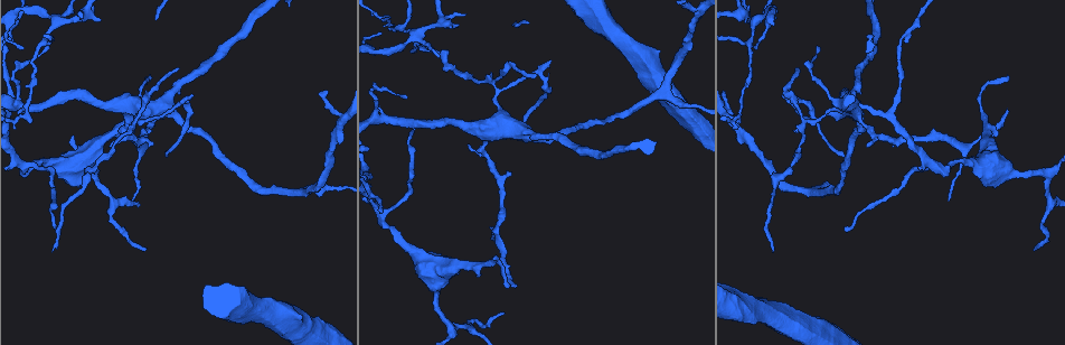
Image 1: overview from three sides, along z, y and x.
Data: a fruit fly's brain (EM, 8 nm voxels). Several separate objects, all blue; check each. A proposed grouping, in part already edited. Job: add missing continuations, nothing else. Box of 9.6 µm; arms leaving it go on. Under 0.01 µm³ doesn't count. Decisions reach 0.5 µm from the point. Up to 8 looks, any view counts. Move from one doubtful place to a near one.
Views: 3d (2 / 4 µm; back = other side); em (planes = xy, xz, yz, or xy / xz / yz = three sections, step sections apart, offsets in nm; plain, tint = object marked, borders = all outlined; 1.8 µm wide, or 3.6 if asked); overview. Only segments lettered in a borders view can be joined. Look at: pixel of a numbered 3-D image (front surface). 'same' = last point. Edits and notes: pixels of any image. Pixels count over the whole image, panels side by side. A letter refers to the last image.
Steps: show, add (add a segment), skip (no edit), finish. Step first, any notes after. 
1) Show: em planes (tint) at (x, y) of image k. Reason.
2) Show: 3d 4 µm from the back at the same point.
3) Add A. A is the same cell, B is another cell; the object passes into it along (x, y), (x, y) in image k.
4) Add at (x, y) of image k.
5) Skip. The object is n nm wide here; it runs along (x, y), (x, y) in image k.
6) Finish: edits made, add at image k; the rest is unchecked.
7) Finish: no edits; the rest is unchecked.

Show: 3d 4 µm at (110, 200) of image 1. Arms part here.

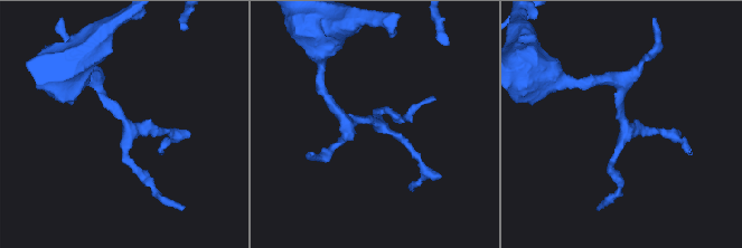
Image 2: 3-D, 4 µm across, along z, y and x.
Show: em planes (borders) at (621, 130) of image 2. 3 arms meet here.

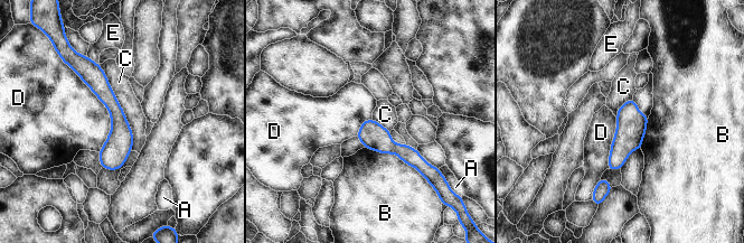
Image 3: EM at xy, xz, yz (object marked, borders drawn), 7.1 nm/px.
Skip. A, B, C, D and E are other cells; it runs along (85, 66), (116, 112), (116, 166) in image 3; none of them fits.

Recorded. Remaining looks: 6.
Show: 3d 4 µm at (516, 285) of image 1.

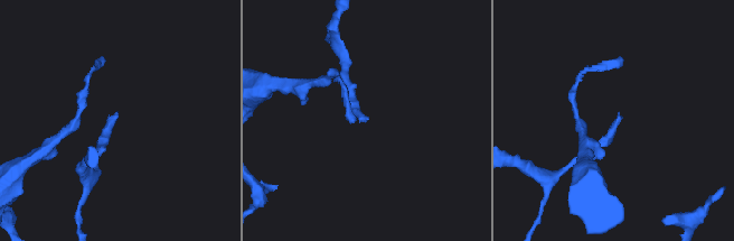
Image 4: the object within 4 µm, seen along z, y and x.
Show: em 3.6 µm planes (borders) at (365, 119) of image 4.

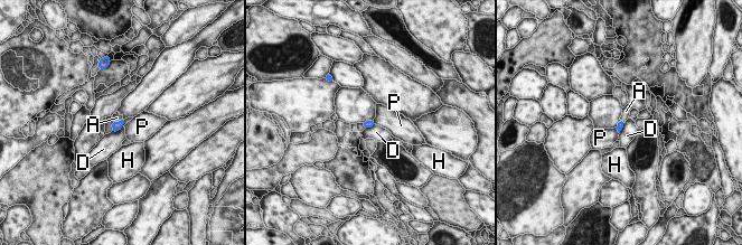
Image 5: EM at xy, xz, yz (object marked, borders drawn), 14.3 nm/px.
Add A. The longest contact is with D, 260 nm; A is the same cell, D, H and P are other cells; it goes on there.

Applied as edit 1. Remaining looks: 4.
Show: overview. See it whole again.

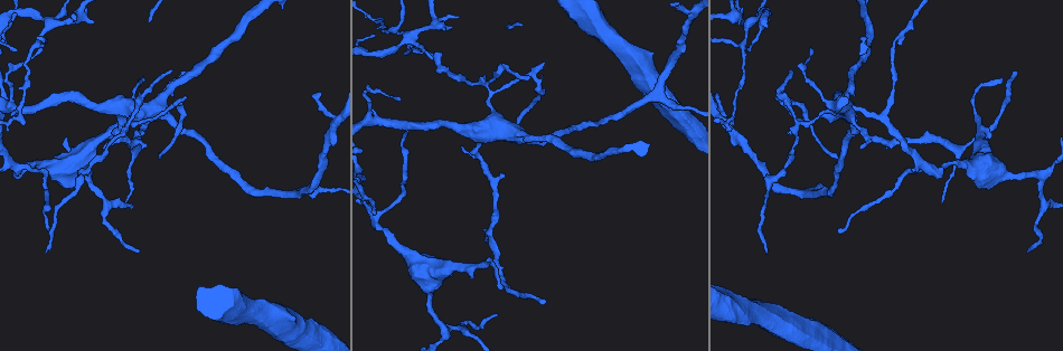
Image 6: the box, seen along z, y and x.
Show: em planes (borders) at (126, 199) of image 6. Free end.

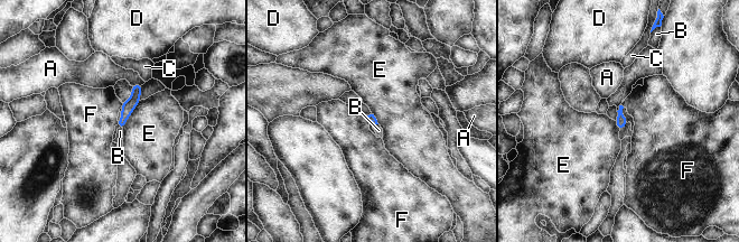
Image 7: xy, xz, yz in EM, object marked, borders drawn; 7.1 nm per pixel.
Skip. The longest contact is with E, 240 nm; A, B, C, D, E and F are other cells; none of them fits.

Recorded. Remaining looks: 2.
Finish: edits made, add at image 5; the rest is unchecked.

